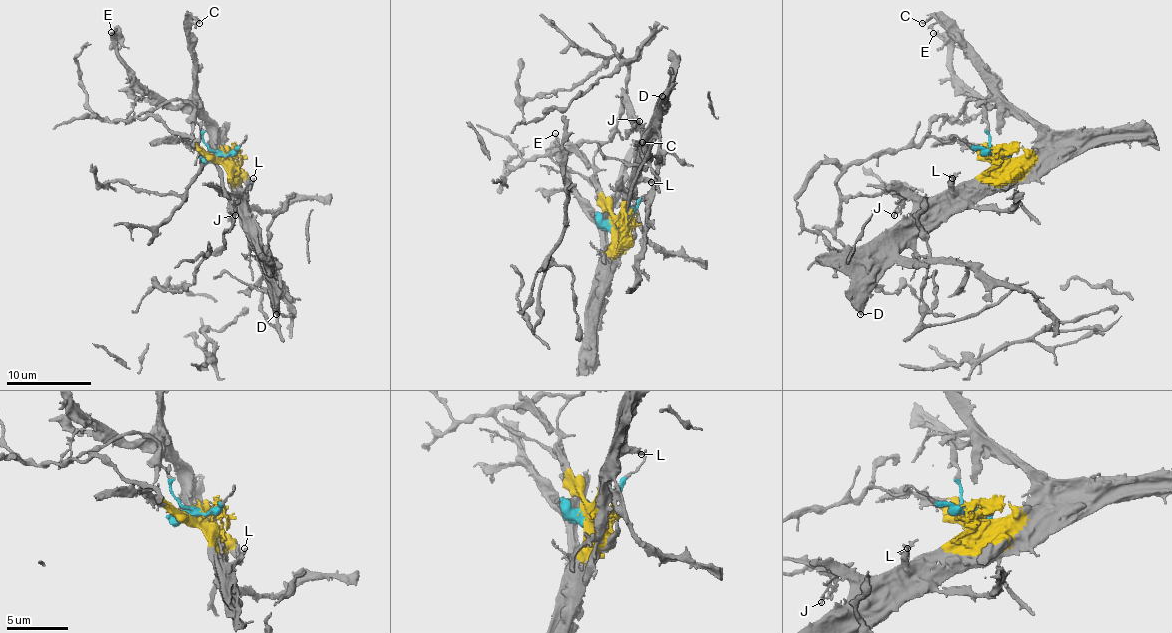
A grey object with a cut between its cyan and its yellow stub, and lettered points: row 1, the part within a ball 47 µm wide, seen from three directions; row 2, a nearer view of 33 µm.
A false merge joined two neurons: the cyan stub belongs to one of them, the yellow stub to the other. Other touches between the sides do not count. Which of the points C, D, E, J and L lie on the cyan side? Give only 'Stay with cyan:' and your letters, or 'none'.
Stay with cyan: none

